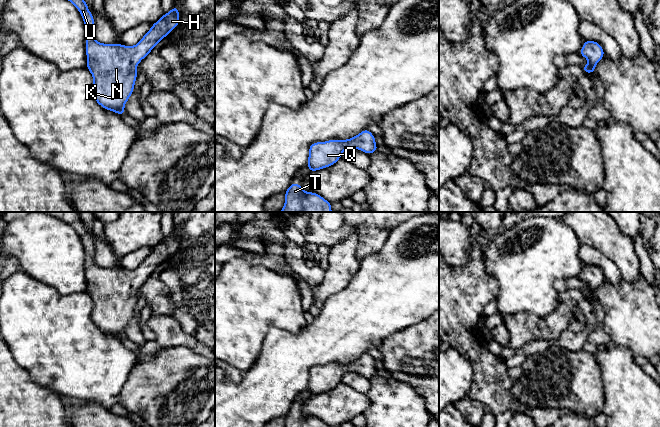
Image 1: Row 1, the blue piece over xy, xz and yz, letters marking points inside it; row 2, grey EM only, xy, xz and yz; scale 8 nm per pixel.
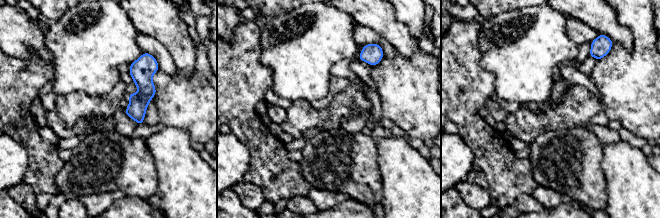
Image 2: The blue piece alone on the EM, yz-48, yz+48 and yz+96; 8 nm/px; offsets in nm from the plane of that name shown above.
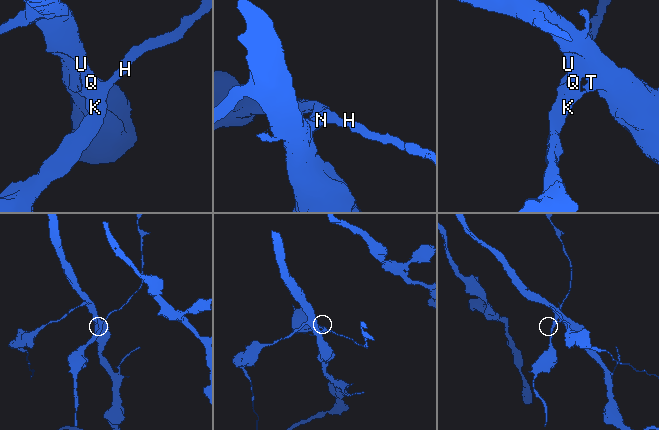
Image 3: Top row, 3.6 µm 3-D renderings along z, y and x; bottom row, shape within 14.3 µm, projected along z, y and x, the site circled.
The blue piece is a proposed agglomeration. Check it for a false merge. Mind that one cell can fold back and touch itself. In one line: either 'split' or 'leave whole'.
leave whole

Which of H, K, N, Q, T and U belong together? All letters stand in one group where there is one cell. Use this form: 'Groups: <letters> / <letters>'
Groups: H K N Q T U

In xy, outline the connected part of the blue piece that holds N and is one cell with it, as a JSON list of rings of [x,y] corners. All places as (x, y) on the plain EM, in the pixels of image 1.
[[[42,212],[70,225],[80,236],[86,251],[87,293],[93,300],[92,321],[103,332],[125,338],[125,328],[134,315],[137,289],[155,269],[179,248],[179,231],[173,231],[154,248],[135,270],[104,268],[94,261],[95,246],[80,212]]]

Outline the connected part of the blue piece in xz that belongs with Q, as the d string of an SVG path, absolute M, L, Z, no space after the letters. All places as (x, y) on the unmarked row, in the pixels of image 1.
M364 353L358 359L347 364L331 363L325 366L314 366L309 370L307 391L310 396L334 389L346 373L359 373L366 378L378 375L375 360Z

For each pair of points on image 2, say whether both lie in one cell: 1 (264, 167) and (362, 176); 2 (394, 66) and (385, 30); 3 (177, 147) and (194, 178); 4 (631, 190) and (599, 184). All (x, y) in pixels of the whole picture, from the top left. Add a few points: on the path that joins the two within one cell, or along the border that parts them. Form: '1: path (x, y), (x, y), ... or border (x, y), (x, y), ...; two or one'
1: border (299, 162), (301, 175), (310, 187); two
2: border (408, 29), (413, 40), (414, 52), (405, 58); two
3: path (177, 155), (177, 161), (186, 170); one
4: border (600, 162), (606, 181), (607, 207); two

